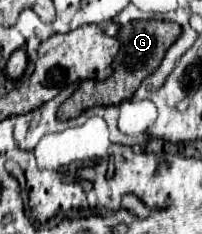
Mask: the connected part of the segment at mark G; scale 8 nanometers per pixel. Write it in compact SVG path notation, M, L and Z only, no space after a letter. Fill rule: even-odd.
M132 21L132 23L124 25L118 35L122 45L114 59L114 73L104 81L81 81L73 95L58 109L58 119L64 121L64 119L78 117L84 109L94 107L94 105L118 105L122 101L132 99L132 95L140 87L142 79L146 75L154 73L154 69L158 69L168 47L180 37L180 33L182 33L182 27L172 21ZM164 39L166 39L166 49L164 49ZM154 61L156 61L156 65L154 65Z

